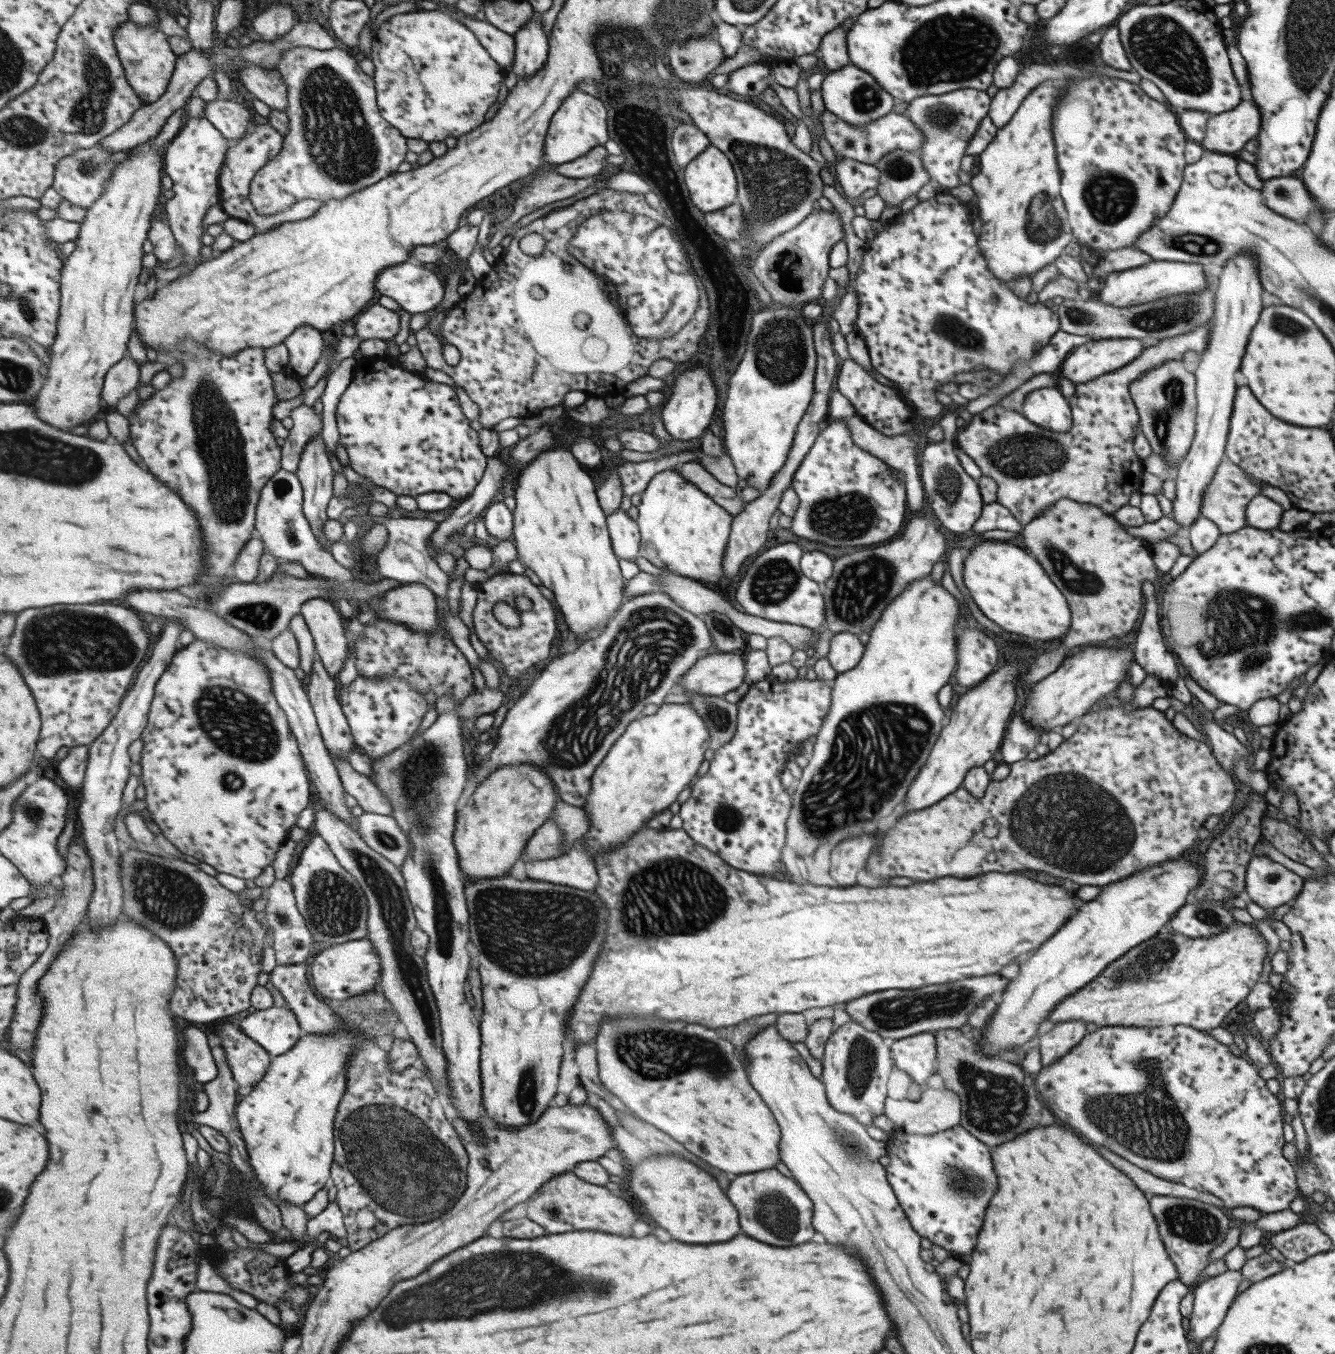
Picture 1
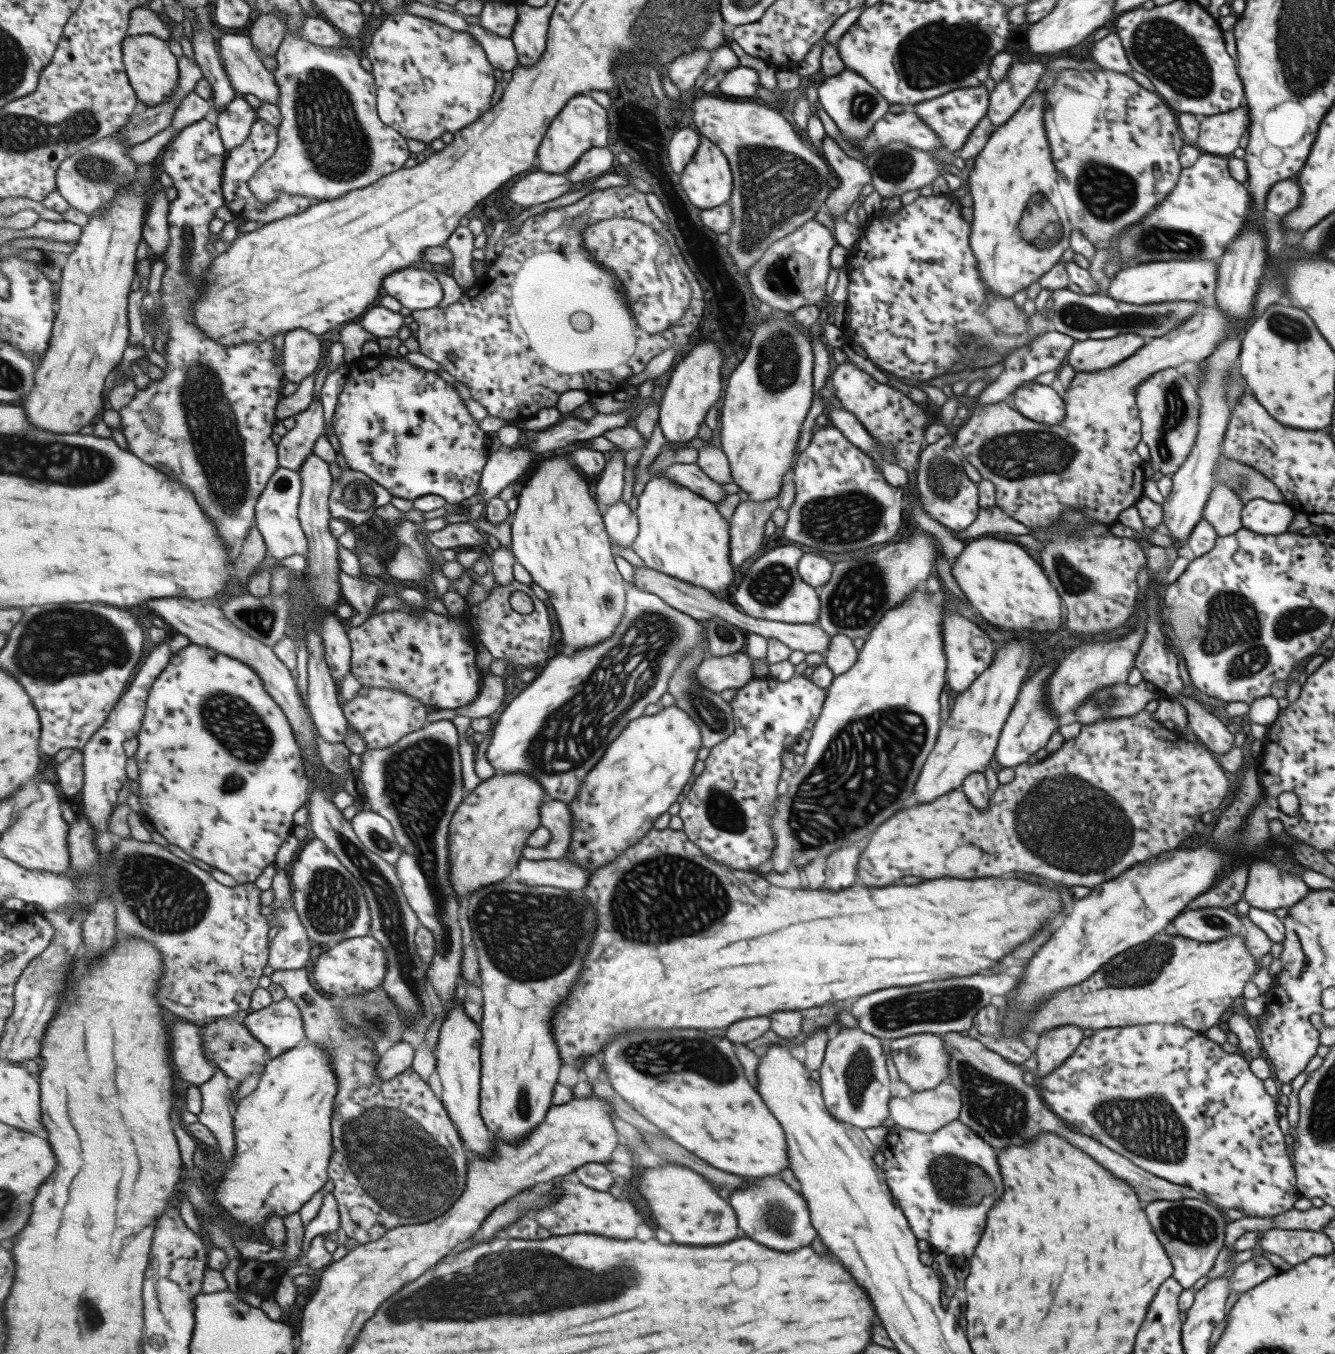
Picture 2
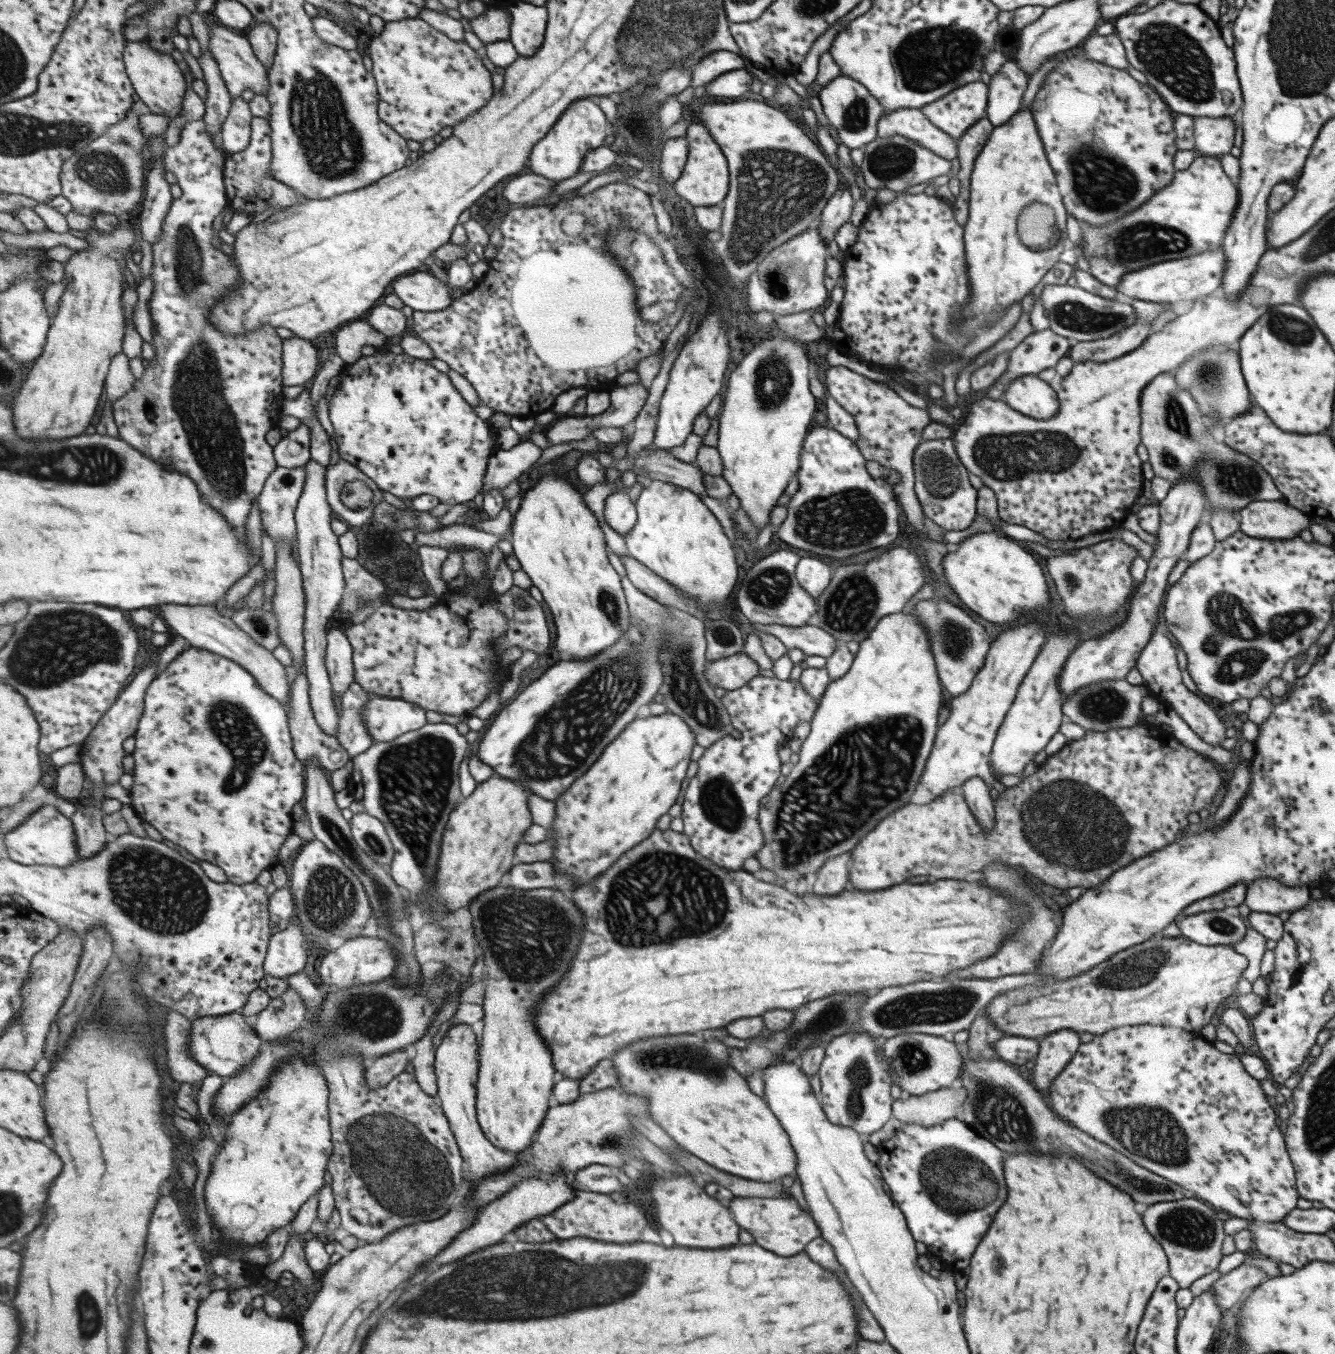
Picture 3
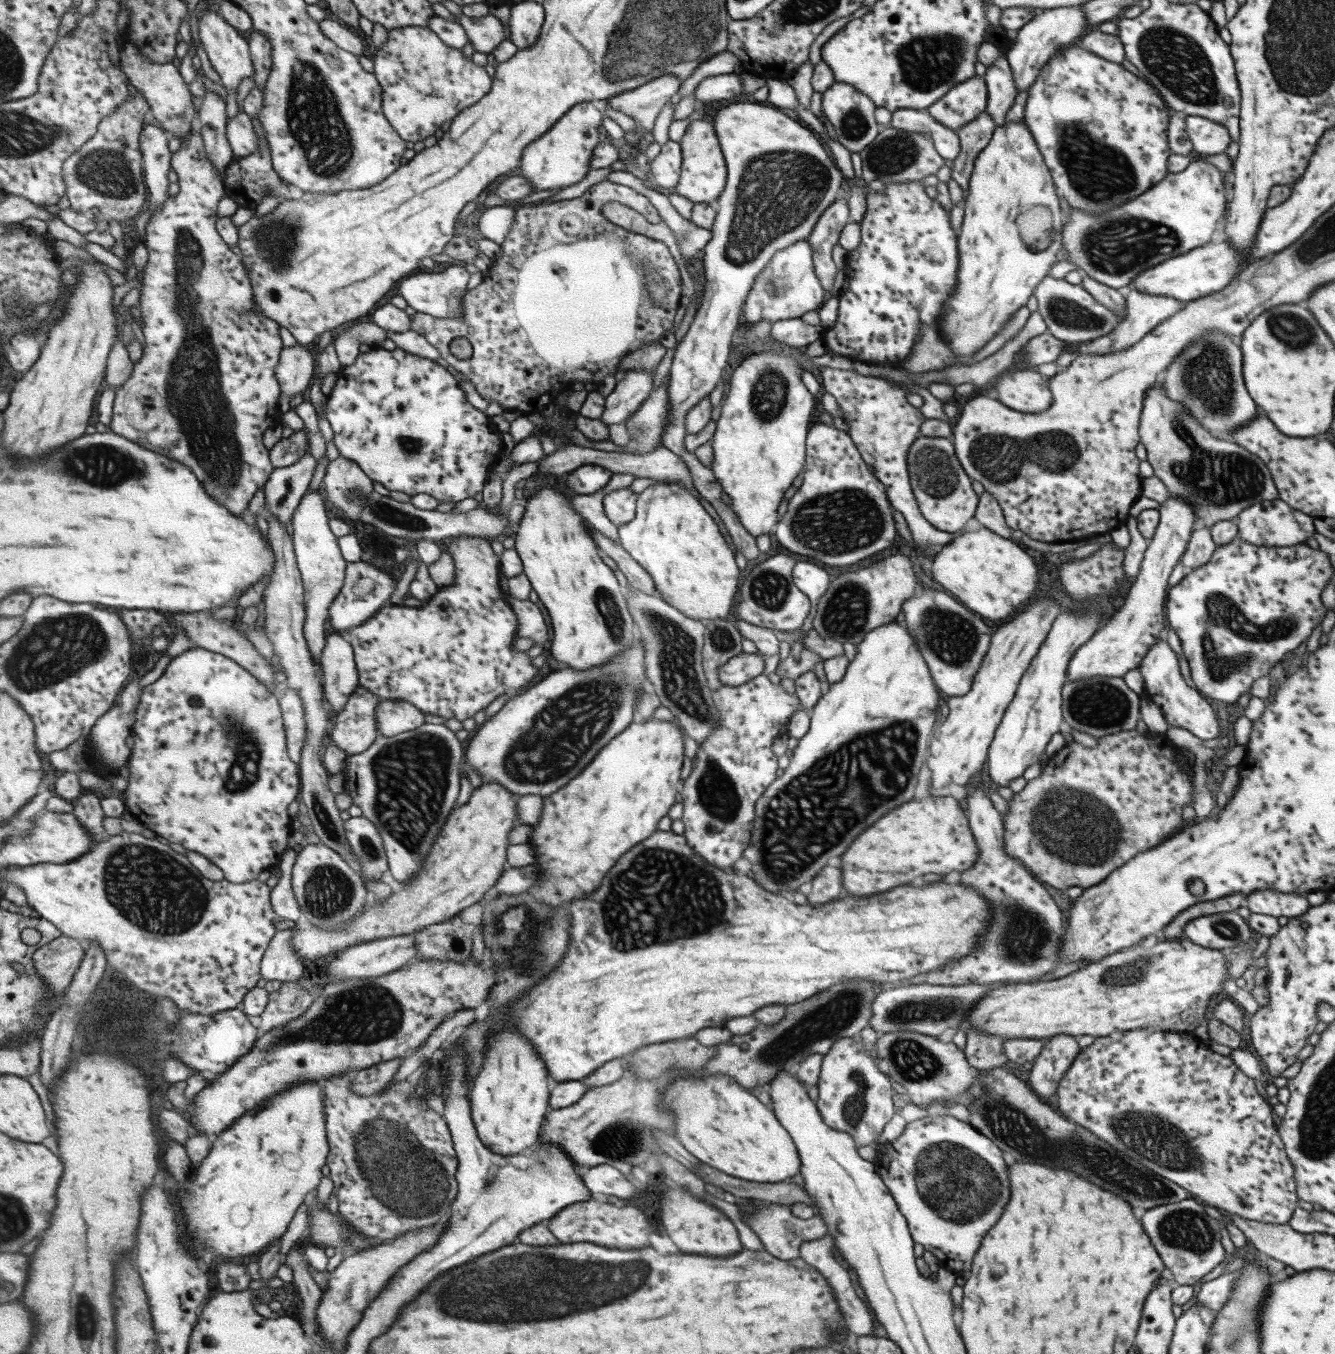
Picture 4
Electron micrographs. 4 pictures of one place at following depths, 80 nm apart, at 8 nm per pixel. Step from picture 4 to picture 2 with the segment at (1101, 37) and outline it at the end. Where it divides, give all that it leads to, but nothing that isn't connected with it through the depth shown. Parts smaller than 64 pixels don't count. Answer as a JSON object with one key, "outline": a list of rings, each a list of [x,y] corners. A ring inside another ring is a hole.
{"outline":[[[1113,32],[1100,40],[1093,41],[1091,56],[1093,62],[1103,69],[1125,74],[1130,74],[1132,71],[1119,37]]]}

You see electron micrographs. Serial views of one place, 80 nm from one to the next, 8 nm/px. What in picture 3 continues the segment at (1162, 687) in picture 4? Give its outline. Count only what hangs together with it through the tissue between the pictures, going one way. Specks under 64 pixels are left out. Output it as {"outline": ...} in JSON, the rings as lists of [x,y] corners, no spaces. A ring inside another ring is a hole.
{"outline":[[[1157,630],[1153,631],[1151,638],[1141,650],[1134,666],[1142,680],[1149,696],[1157,699],[1159,703],[1172,708],[1183,719],[1183,722],[1207,744],[1217,746],[1225,740],[1225,727],[1215,712],[1201,698],[1189,692],[1182,684],[1180,670],[1177,667],[1175,650],[1171,642]]]}

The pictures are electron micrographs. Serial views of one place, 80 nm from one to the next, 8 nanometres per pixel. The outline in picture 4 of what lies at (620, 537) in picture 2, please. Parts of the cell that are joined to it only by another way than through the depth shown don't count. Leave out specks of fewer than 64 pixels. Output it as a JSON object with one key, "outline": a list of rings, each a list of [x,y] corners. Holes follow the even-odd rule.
{"outline":[[[629,487],[610,492],[604,500],[604,512],[615,526],[625,526],[636,517],[638,498]]]}

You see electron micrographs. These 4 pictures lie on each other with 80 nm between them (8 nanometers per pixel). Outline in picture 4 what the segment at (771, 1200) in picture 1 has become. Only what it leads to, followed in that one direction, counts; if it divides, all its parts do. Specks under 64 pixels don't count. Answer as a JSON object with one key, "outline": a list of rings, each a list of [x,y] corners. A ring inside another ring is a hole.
{"outline":[[[756,1201],[754,1209],[748,1215],[741,1216],[741,1219],[760,1240],[765,1252],[779,1260],[797,1258],[802,1242],[817,1240],[827,1234],[827,1227],[818,1214],[808,1219],[799,1219],[791,1213],[790,1205],[779,1203]]]}

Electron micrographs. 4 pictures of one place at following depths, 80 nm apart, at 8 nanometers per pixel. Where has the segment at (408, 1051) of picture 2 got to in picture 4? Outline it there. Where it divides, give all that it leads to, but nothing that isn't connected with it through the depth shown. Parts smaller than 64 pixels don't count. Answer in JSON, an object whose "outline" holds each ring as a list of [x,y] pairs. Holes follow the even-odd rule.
{"outline":[[[403,1057],[394,1058],[379,1064],[361,1069],[356,1073],[352,1082],[353,1090],[357,1094],[365,1096],[373,1096],[378,1092],[382,1092],[383,1088],[395,1078],[395,1074],[399,1072],[399,1066],[403,1062]]]}

